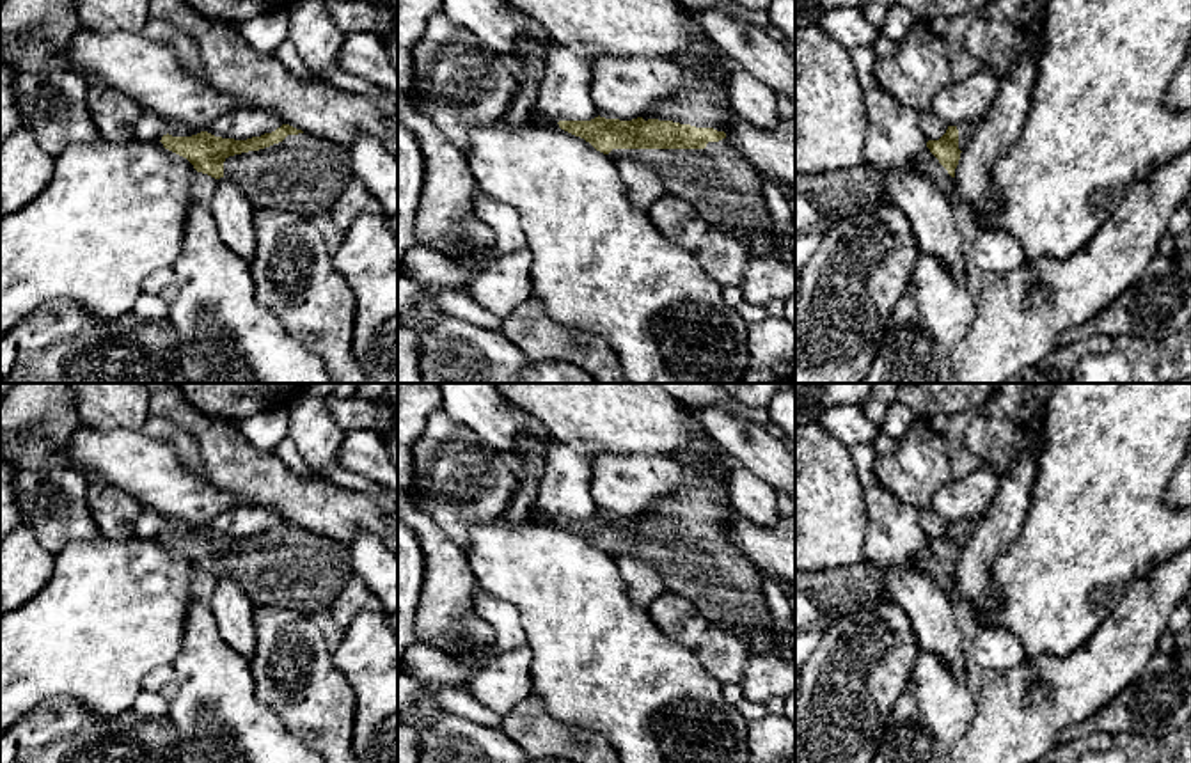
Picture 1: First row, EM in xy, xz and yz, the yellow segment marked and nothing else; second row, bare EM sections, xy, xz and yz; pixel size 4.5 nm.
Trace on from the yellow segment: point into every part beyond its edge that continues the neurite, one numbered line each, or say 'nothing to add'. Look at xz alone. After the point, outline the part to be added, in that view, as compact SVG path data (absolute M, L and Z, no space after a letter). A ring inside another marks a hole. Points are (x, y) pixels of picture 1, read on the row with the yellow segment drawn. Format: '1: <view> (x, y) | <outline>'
1: xz (719, 181) | M730 138L708 142L705 149L612 149L611 158L634 158L653 167L667 193L692 204L701 218L740 240L753 259L772 257L777 248L767 225L761 176Z

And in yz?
1: yz (927, 164) | M928 147L916 160L916 170L928 179L937 192L943 195L951 195L955 190L955 177L939 163L939 160L930 153Z

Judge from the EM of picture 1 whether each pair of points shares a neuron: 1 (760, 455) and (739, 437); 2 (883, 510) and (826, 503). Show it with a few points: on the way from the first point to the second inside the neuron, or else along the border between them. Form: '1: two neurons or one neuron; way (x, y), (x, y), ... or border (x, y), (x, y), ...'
1: one neuron; way (755, 449), (744, 440)
2: two neurons; border (856, 467), (865, 494), (865, 549)

